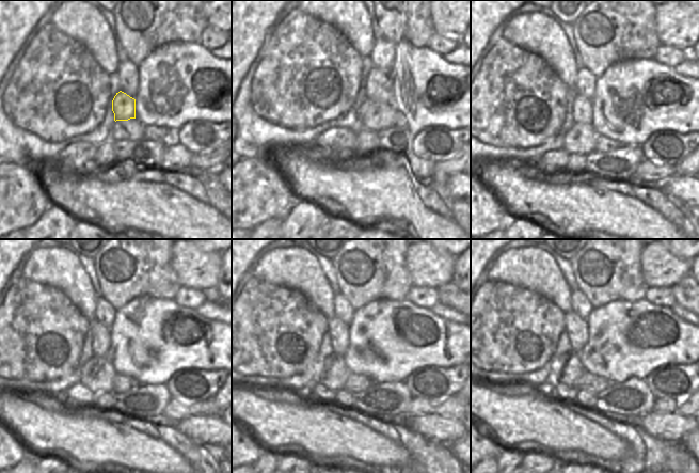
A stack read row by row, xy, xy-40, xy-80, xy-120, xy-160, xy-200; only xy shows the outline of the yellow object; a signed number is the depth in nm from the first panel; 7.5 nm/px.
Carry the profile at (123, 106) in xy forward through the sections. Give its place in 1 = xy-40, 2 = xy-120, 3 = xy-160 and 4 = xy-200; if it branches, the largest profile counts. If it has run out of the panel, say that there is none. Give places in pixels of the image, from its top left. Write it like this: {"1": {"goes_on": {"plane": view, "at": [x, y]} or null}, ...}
{"1": {"goes_on": {"plane": "xy-40", "at": [350, 120]}}, "2": {"goes_on": {"plane": "xy-120", "at": [101, 342]}}, "3": {"goes_on": {"plane": "xy-160", "at": [338, 330]}}, "4": {"goes_on": {"plane": "xy-200", "at": [576, 328]}}}

